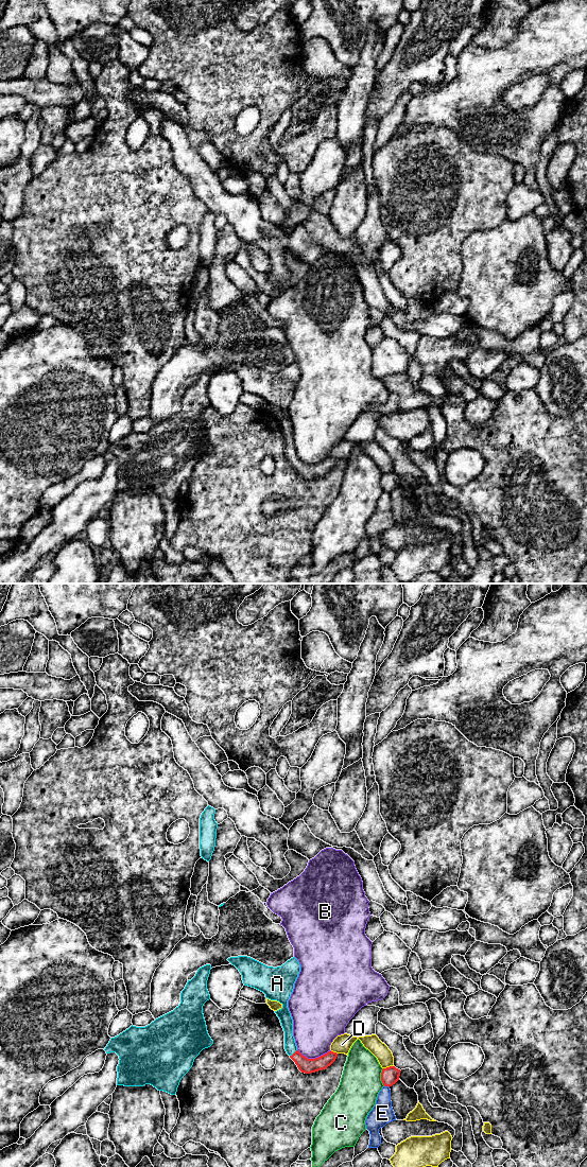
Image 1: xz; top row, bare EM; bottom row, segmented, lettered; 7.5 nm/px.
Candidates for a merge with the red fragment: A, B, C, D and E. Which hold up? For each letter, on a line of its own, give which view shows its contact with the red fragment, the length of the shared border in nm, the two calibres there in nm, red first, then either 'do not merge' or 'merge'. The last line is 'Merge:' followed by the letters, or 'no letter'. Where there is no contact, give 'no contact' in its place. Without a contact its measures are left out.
A: contact in xz; length 80 nm; calibres 120 and 90 nm; merge
B: contact in xz; length 260 nm; calibres 120 and 360 nm; do not merge
C: contact in xz; length 140 nm; calibres 140 and 300 nm; do not merge
D: contact in xz; length 80 nm; calibres 140 and 120 nm; do not merge
E: contact in xz; length 40 nm; calibres 140 and 170 nm; do not merge
Merge: A

